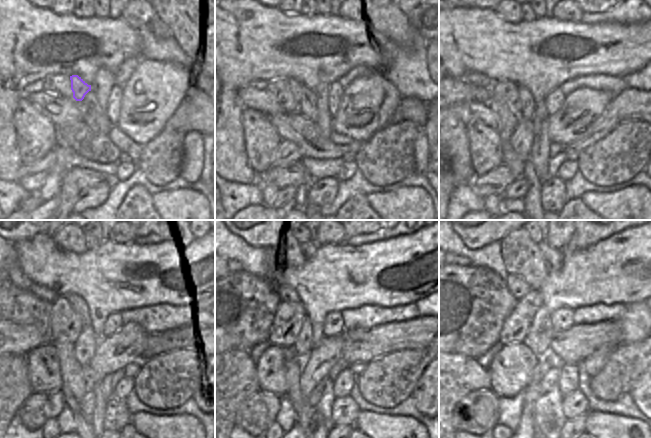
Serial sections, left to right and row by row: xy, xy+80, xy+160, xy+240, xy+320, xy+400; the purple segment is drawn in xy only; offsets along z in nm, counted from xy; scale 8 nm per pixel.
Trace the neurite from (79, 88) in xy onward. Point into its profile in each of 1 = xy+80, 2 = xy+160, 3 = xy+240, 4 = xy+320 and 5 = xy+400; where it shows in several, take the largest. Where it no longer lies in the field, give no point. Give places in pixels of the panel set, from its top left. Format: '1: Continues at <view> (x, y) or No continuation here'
1: Continues at xy+80 (296, 87)
2: Continues at xy+160 (513, 93)
3: Continues at xy+240 (65, 322)
4: Continues at xy+320 (290, 315)
5: Continues at xy+400 (514, 331).

